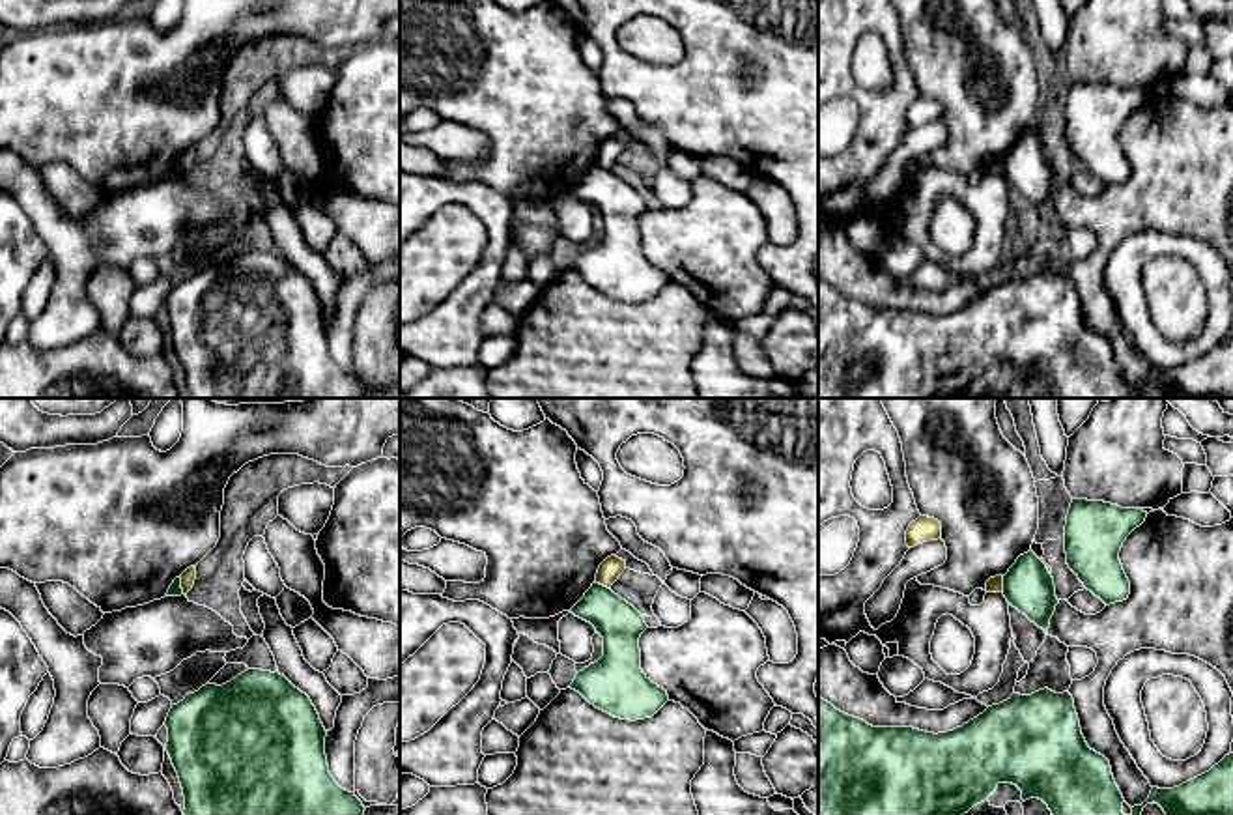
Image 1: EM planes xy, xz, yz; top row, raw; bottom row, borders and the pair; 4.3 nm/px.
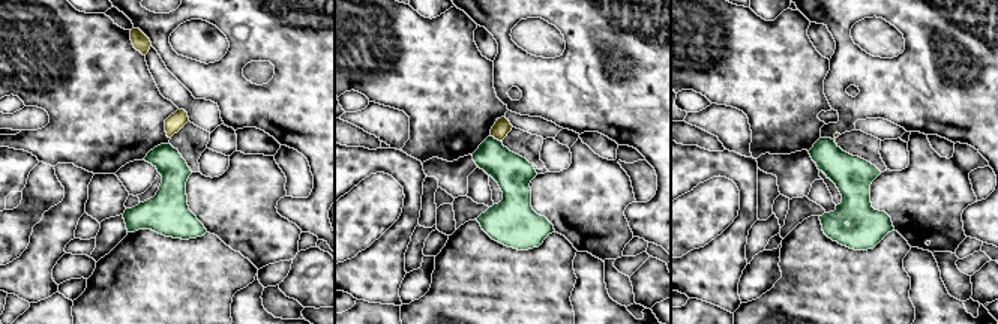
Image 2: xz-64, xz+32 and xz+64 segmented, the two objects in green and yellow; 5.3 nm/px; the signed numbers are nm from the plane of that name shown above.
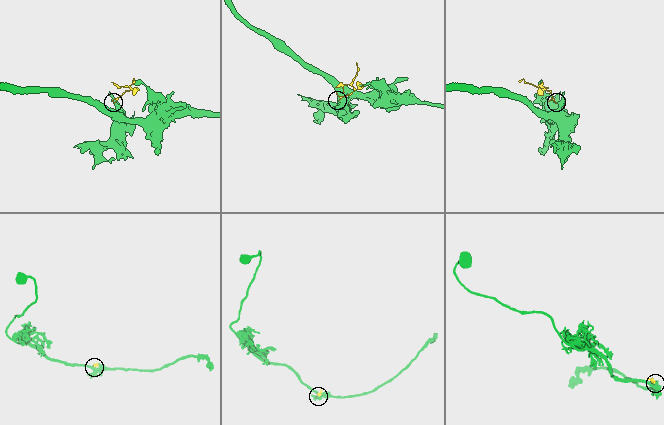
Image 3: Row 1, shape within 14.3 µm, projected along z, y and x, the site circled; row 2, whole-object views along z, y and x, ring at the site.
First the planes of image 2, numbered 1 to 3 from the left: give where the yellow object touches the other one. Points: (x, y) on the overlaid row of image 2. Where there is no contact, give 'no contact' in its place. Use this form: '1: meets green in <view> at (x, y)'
1: no contact
2: meets green in xz+32 at (494, 138)
3: no contact

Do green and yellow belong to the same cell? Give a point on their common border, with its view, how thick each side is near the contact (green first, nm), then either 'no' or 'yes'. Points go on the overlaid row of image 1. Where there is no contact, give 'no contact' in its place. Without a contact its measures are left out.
meets green in xy at (180, 586); 50 nm thick on the green side, 60 nm on the other; no

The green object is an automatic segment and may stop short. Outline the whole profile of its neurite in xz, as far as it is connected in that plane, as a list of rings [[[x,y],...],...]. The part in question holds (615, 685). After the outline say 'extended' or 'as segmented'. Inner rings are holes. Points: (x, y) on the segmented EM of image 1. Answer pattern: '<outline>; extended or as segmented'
[[[596,581],[572,613],[590,622],[603,637],[603,656],[579,671],[568,688],[615,718],[652,718],[669,695],[641,669],[639,637],[648,628],[645,617]]]; as segmented

